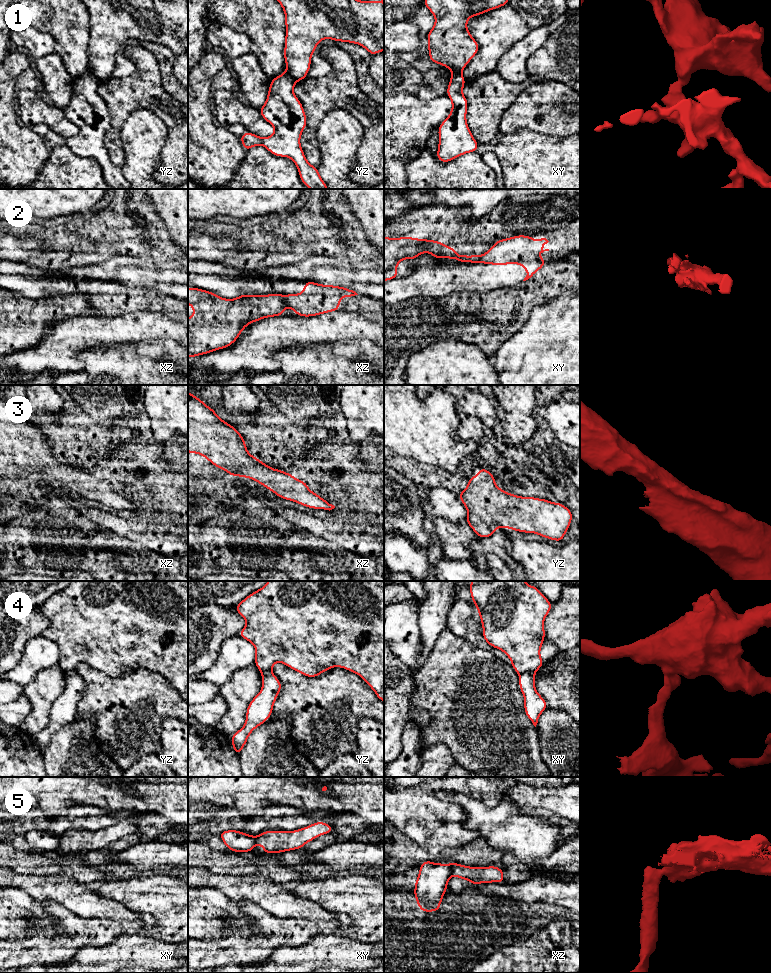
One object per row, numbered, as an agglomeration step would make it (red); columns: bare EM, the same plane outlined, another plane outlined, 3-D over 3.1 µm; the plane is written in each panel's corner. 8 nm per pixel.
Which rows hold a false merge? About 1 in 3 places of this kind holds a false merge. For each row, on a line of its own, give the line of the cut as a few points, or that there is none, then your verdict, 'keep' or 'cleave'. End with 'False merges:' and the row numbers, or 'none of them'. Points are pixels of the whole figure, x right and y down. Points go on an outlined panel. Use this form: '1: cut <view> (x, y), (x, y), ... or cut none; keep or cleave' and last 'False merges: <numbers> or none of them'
1: cut yz (286, 71), (295, 81); cleave
2: cut xy (482, 255), (473, 262); cleave
3: cut none; keep
4: cut xy (533, 672), (523, 672), (519, 675); cleave
5: cut xz (449, 864), (452, 874); cleave
False merges: 1, 2, 4, 5

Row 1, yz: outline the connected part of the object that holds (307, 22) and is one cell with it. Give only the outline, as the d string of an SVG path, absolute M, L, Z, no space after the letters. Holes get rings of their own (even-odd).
M277 0L285 14L284 61L287 72L302 81L311 67L311 57L323 39L358 44L371 56L384 51L384 3L359 0Z

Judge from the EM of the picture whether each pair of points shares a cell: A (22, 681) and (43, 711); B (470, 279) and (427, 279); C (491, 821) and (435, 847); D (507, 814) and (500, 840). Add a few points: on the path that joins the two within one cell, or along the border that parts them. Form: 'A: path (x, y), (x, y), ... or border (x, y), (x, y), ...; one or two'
A: border (43, 669), (23, 687), (10, 681); two
B: path (459, 279), (438, 279); one
C: border (462, 808), (466, 815), (463, 826), (479, 836); two
D: path (503, 820), (503, 834); one

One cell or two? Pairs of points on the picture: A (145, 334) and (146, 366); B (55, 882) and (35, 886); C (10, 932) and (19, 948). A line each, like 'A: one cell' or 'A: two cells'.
A: two cells
B: one cell
C: two cells

